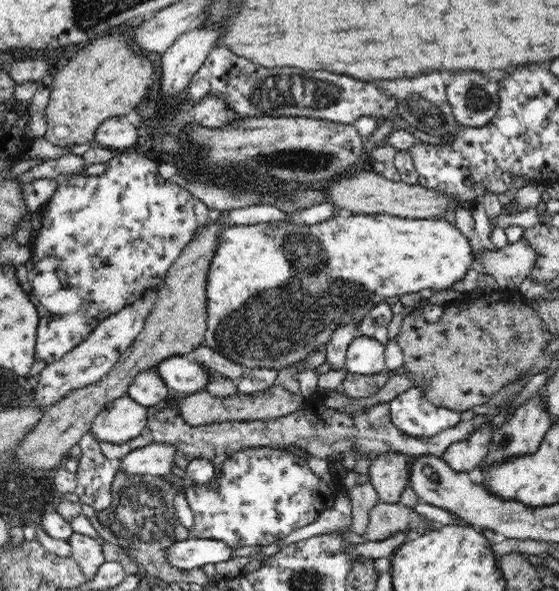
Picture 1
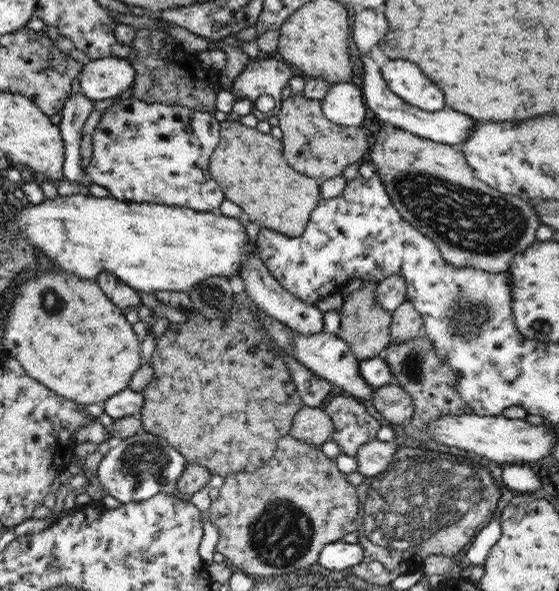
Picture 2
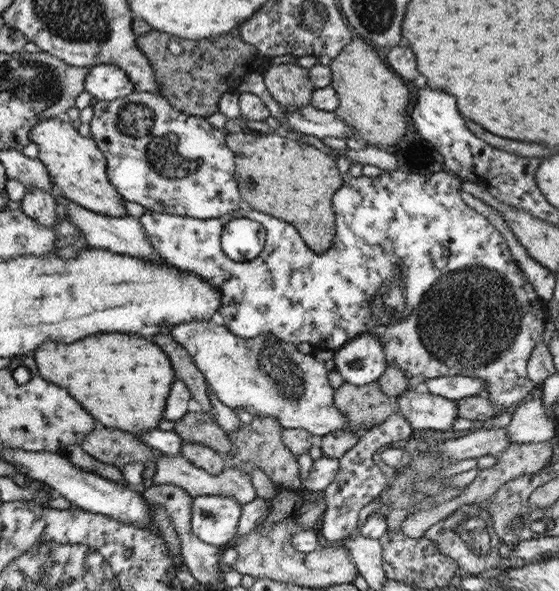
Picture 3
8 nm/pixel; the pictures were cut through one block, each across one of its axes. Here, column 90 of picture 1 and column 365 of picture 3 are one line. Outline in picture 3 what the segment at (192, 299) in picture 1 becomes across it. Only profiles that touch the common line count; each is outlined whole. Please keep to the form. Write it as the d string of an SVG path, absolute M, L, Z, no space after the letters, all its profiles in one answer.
M378 382L361 386L341 383L332 394L336 409L348 418L347 431L363 434L383 422L394 410L393 400L381 392Z

